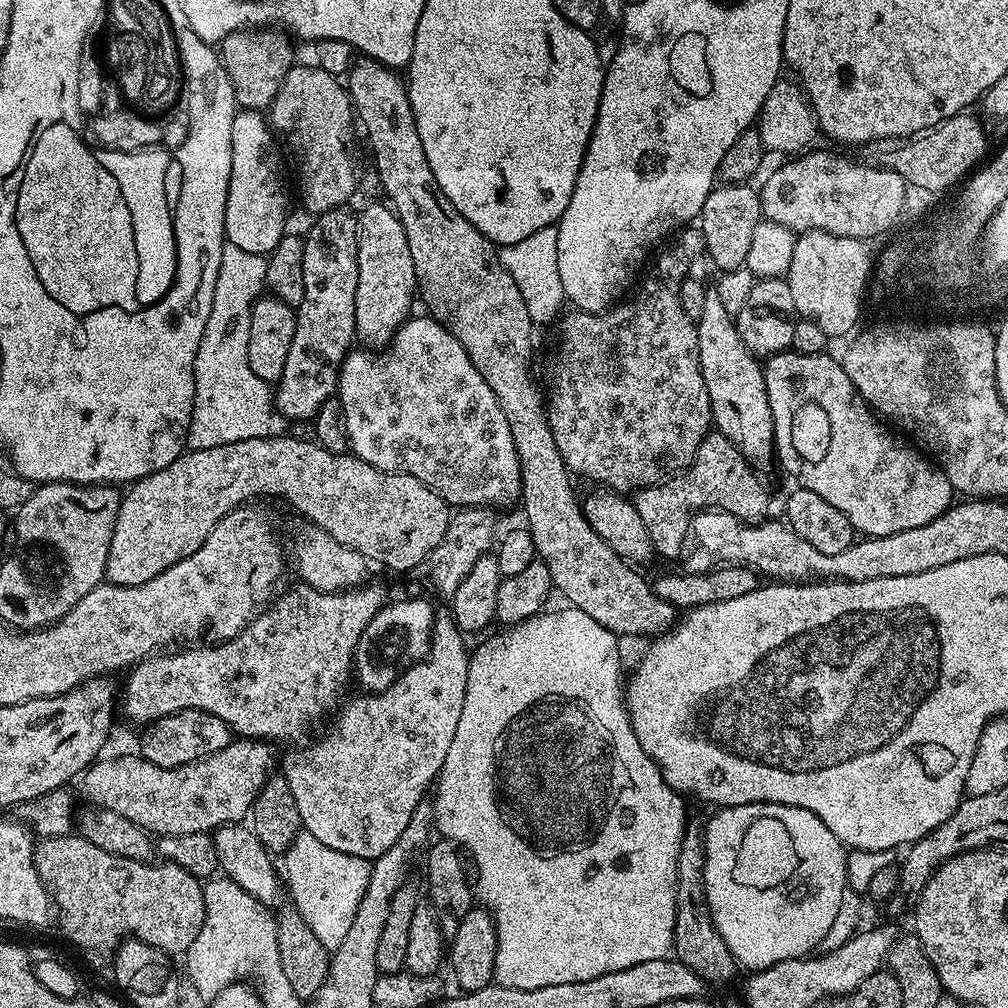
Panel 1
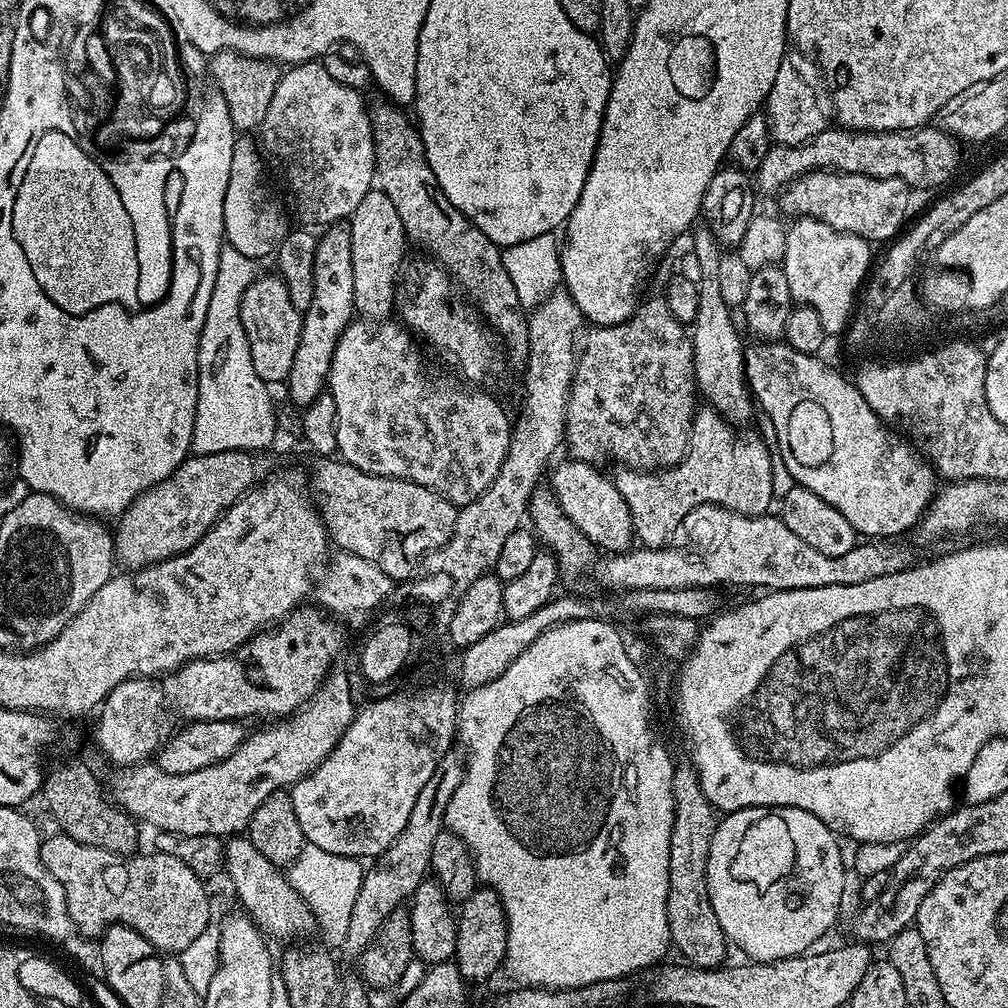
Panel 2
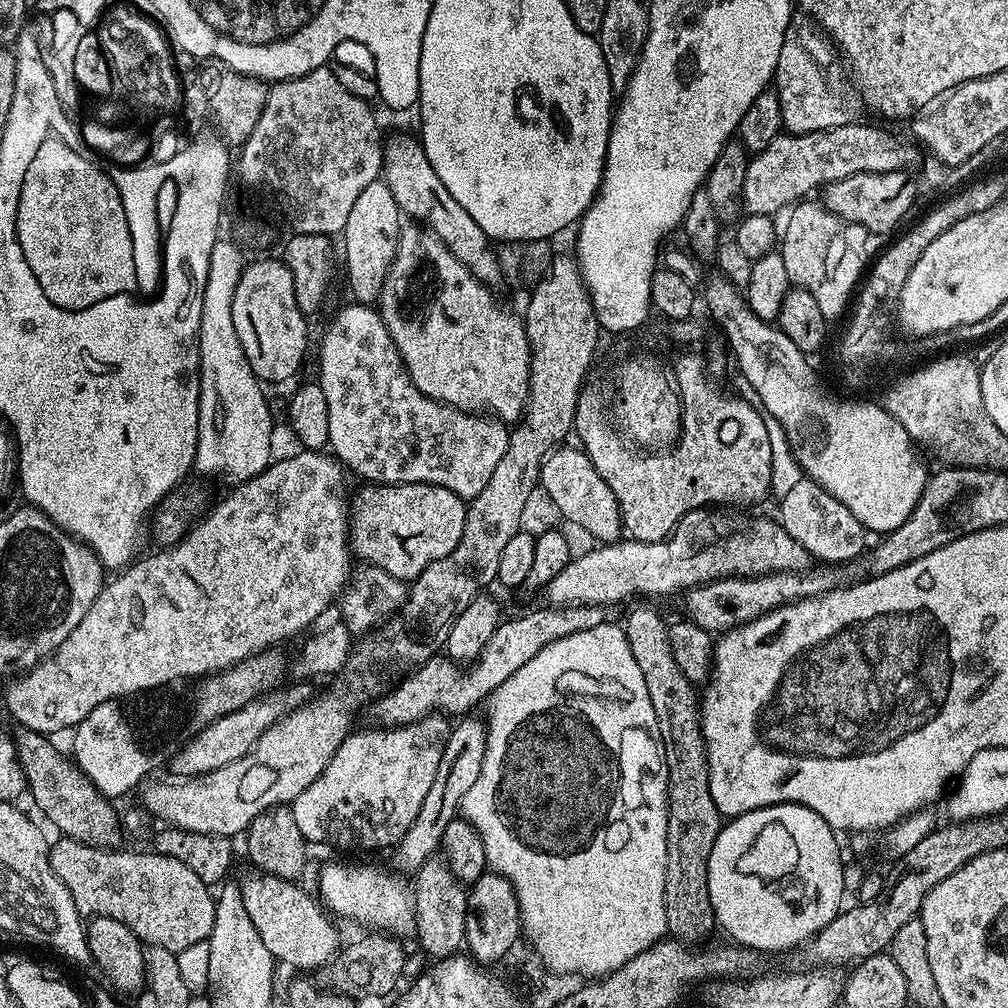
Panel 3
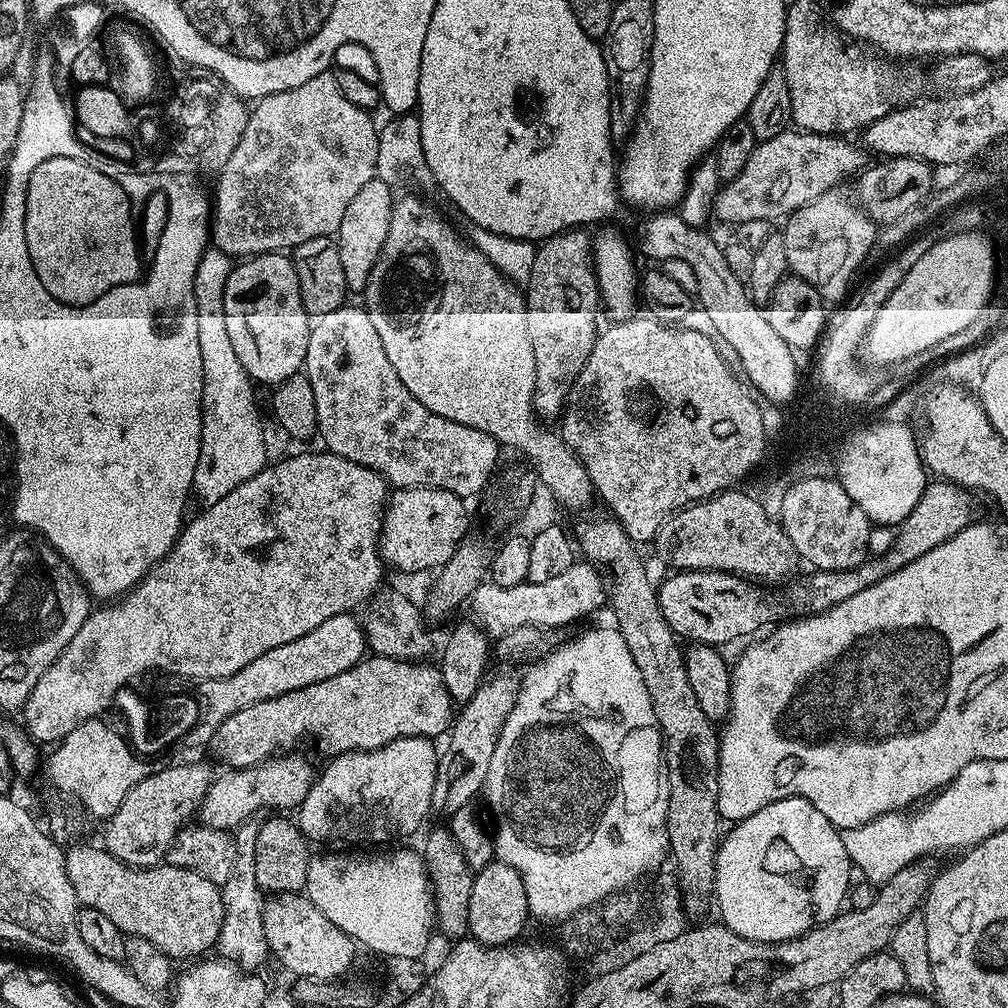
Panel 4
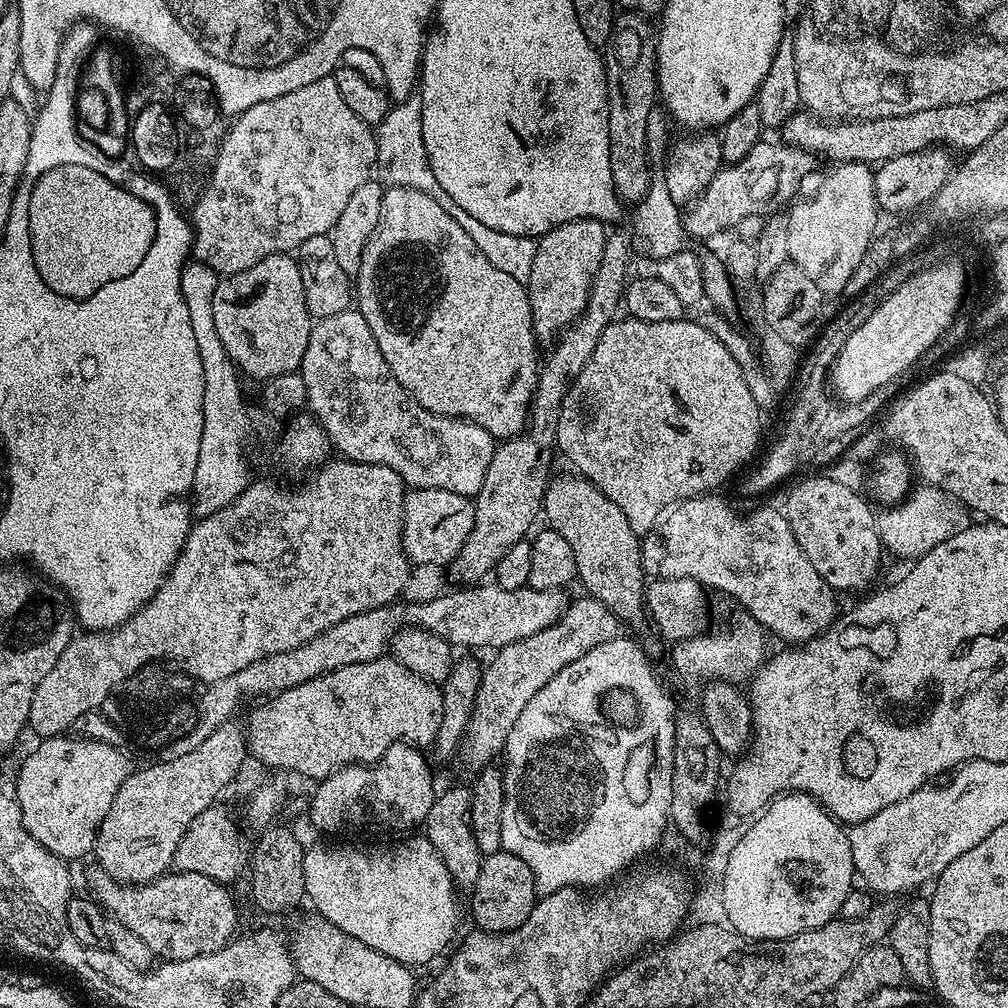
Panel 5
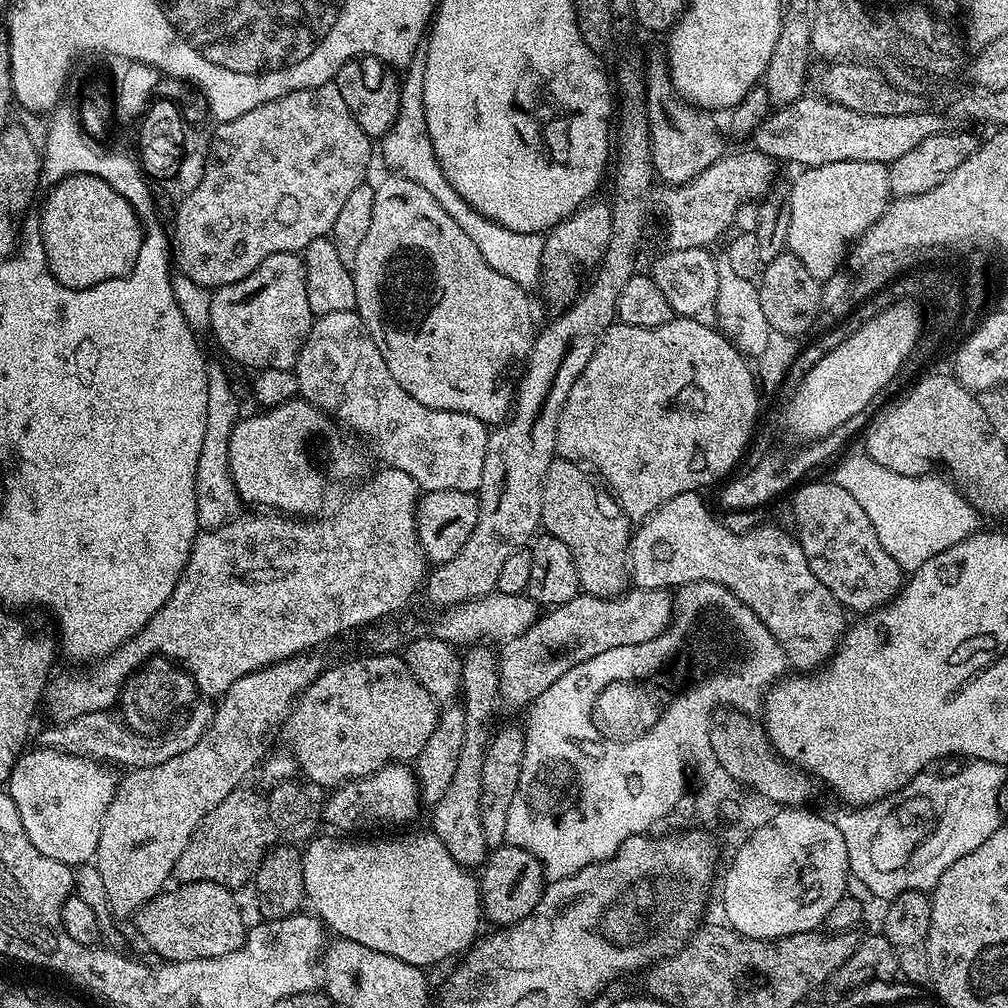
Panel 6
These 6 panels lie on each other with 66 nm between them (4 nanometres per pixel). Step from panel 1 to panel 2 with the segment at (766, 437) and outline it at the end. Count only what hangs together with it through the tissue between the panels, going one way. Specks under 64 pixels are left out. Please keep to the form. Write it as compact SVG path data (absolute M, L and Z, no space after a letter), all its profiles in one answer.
M696 226L691 229L692 244L690 250L698 254L698 263L702 269L700 283L700 301L698 302L698 318L690 325L692 349L694 350L694 374L696 386L701 397L704 396L717 414L733 426L744 426L754 412L754 397L748 387L748 378L744 373L745 341L740 341L736 333L736 324L732 321L733 309L722 302L722 289L718 282L718 262L722 262L725 253L707 226Z

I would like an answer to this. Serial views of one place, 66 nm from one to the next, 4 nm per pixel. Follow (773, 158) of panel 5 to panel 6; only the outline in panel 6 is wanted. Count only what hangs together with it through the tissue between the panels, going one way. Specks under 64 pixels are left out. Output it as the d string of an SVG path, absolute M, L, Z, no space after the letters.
M749 150L740 152L737 156L725 154L721 160L714 162L710 170L702 170L690 182L661 187L660 212L664 215L664 245L667 250L690 250L691 248L708 248L723 234L729 231L734 222L734 214L745 202L756 202L769 195L772 179L776 176L777 161L762 152Z

